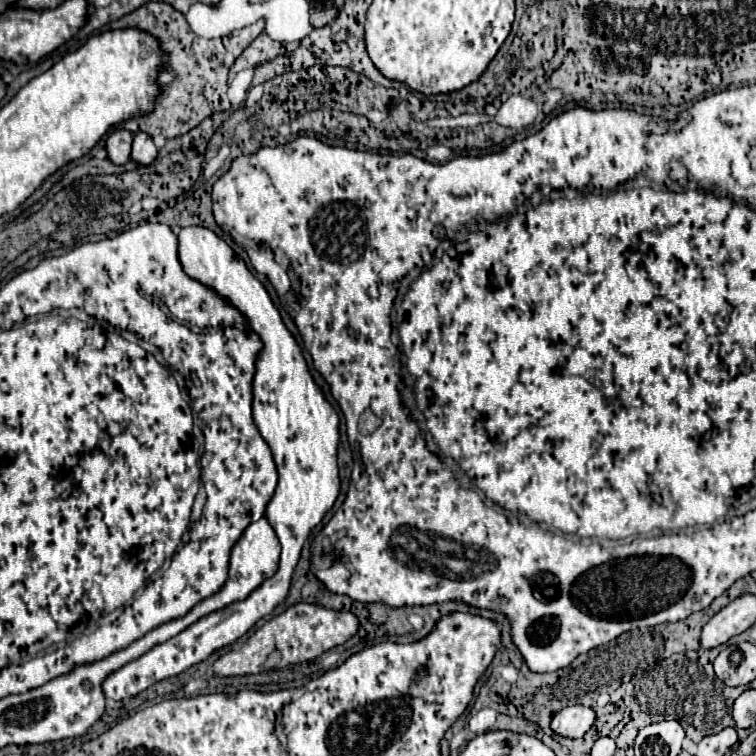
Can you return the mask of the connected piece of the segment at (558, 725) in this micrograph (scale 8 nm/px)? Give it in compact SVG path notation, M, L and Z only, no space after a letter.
M570 706L552 718L552 732L564 738L582 738L594 724L594 710L586 706Z

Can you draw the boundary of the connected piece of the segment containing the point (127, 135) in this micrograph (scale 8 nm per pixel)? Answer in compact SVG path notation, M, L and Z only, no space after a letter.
M122 128L114 130L106 140L106 150L108 158L114 164L126 164L130 160L130 150L132 150L132 132Z

